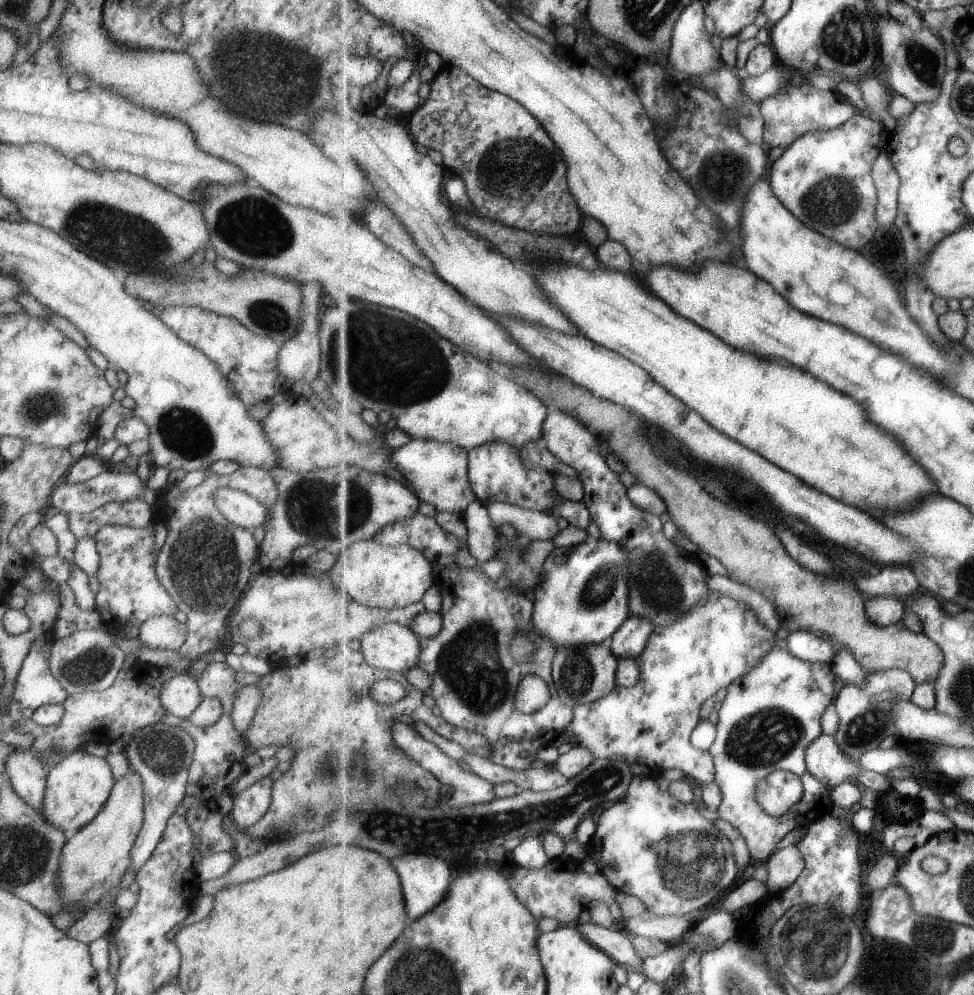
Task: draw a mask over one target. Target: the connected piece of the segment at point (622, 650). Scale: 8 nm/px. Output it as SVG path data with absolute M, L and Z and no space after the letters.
M632 615L611 639L612 649L619 660L640 658L650 642L655 627L648 616Z

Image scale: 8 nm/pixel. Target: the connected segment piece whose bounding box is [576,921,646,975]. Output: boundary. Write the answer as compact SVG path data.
M593 921L578 923L576 926L584 936L588 937L588 940L608 952L620 965L632 966L638 974L646 975L645 959L640 958L633 935L628 930L612 930L612 928L597 925Z

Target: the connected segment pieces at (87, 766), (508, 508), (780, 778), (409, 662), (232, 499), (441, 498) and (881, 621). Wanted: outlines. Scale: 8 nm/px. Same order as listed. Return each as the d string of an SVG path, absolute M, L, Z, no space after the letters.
M85 750L70 753L68 758L48 771L42 800L43 817L62 832L80 830L88 826L98 816L100 809L104 808L114 783L112 769L105 758L96 757Z
M490 503L490 512L498 526L511 523L520 535L529 540L554 541L561 532L558 517L550 512L546 514L508 503Z
M779 770L762 780L756 789L756 799L771 816L788 814L804 798L802 776Z
M398 623L368 632L356 646L373 667L403 673L420 667L424 652L423 638L412 627Z
M218 488L214 492L214 504L220 512L236 526L251 532L264 526L268 518L268 507L254 496L234 488Z
M411 440L409 443L398 447L390 448L396 450L390 454L394 467L407 481L407 485L420 497L422 502L433 504L437 511L446 511L457 514L461 517L472 502L480 500L478 494L472 488L470 480L471 453L467 448L457 444L442 443L434 440Z
M867 597L868 618L883 627L889 627L905 619L907 607L901 599L894 597Z

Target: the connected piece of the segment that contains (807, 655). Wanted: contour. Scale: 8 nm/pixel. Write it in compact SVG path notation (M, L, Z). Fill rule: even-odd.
M796 631L787 638L791 650L808 662L832 663L838 656L834 642L810 631Z

